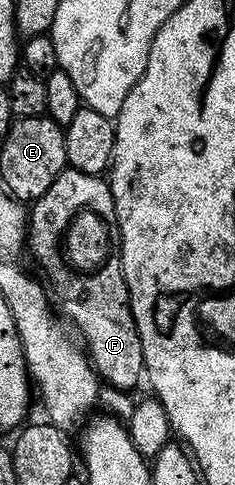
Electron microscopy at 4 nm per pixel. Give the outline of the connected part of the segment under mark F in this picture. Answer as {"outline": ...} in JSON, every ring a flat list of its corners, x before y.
{"outline":[[68,167,60,171,52,187,48,187,48,191,44,191,44,195,29,206,26,226,28,253,38,260,42,268,41,276,56,302,57,312,73,326,76,333,78,328,77,336,98,370,99,378,118,389,130,389,138,380,143,380,146,364,121,260,107,259,93,272,79,272,70,267,64,256,63,237,74,216,83,210,94,212,107,223,115,220,110,182,105,176]]}

